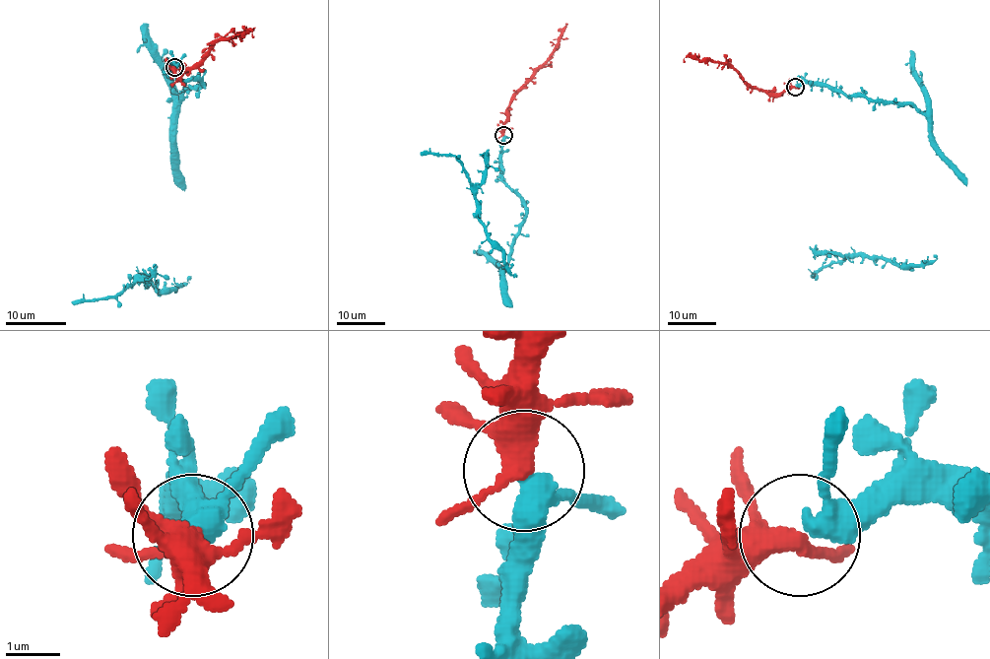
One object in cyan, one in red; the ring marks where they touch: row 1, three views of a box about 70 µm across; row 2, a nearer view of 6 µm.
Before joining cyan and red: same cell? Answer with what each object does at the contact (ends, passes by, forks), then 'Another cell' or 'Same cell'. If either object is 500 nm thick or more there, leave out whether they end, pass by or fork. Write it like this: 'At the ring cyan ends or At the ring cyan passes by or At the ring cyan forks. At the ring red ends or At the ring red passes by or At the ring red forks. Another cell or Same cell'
At the ring cyan passes by. At the ring red forks. Same cell

